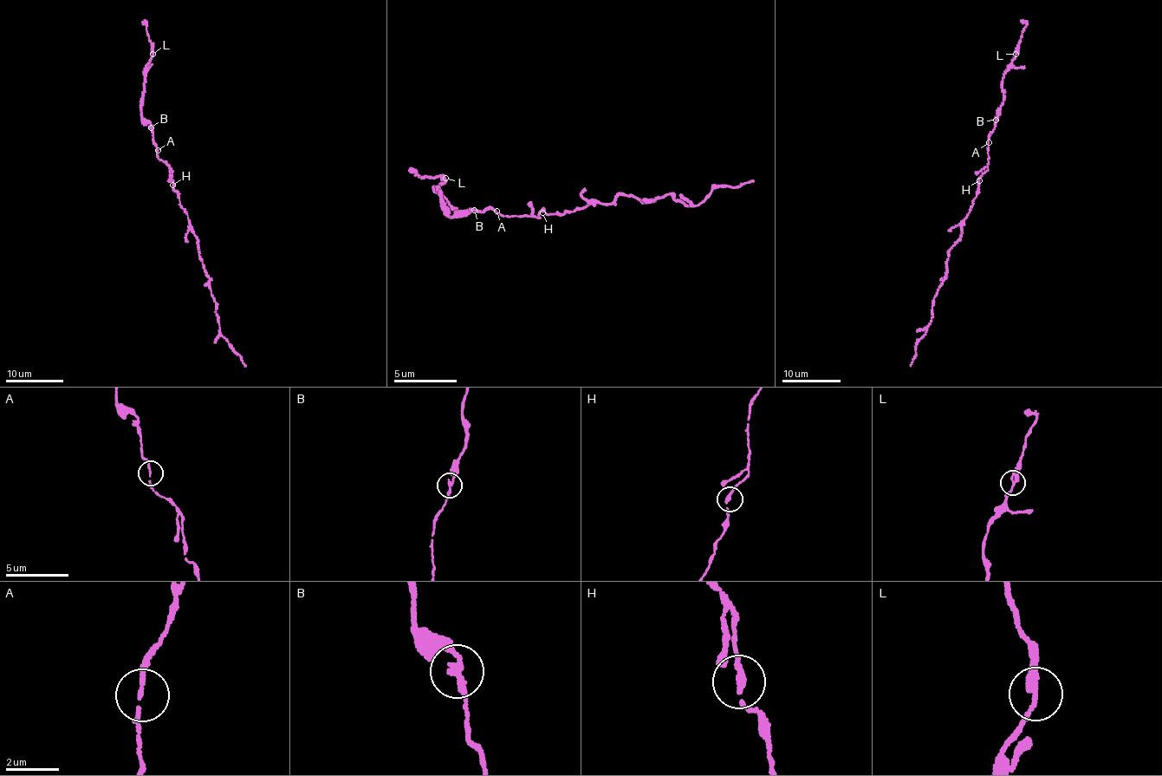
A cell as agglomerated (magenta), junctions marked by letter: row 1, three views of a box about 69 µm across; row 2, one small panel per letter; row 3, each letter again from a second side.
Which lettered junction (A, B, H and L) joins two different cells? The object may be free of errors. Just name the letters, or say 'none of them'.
none of them

